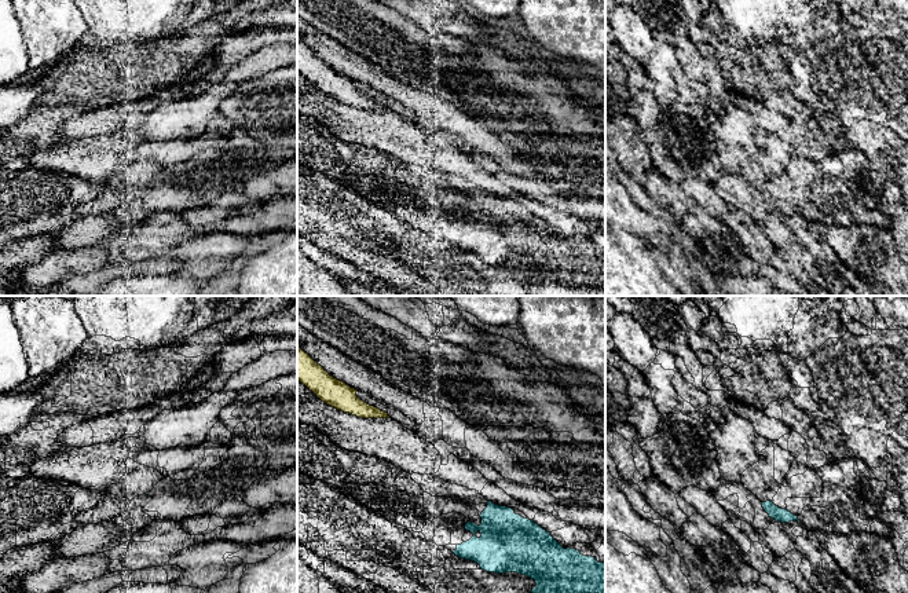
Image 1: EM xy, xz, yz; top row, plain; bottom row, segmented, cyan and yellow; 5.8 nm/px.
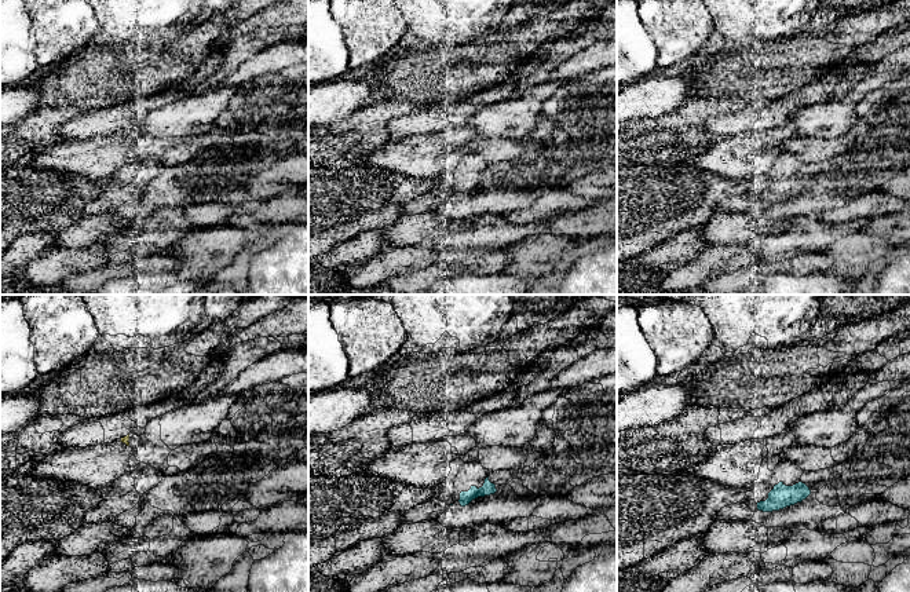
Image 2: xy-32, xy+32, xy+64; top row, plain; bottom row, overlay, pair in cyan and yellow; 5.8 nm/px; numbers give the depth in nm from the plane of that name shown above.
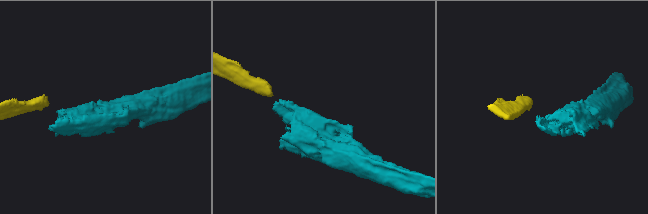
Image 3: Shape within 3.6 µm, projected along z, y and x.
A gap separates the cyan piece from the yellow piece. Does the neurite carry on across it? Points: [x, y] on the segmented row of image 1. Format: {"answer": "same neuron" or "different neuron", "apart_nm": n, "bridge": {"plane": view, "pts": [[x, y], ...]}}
{"answer": "different neuron", "apart_nm": 750, "bridge": {"plane": "xz", "pts": [[487, 502], [388, 416]]}}

